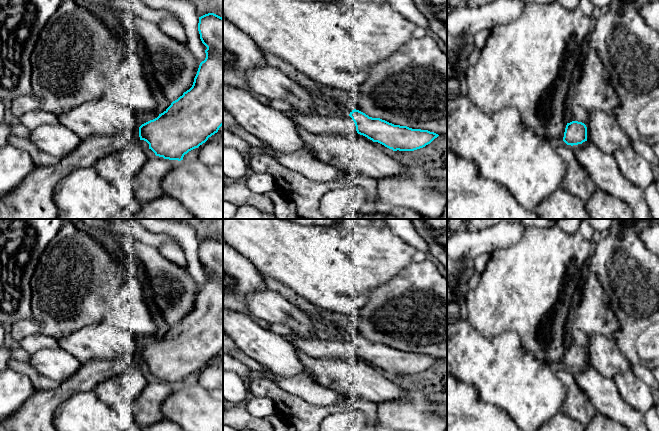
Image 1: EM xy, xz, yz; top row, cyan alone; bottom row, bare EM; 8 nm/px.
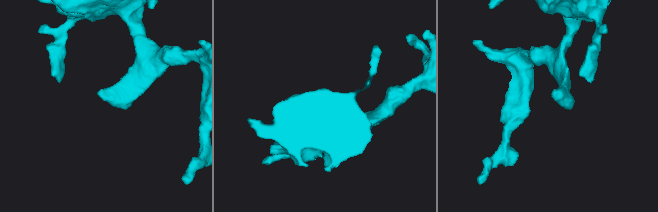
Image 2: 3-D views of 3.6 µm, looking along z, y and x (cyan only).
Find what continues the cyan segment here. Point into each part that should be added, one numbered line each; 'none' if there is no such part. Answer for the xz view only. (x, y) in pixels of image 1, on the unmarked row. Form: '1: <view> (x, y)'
1: xz (320, 347)

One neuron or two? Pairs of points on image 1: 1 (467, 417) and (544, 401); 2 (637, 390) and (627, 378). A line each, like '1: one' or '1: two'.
1: two
2: one

